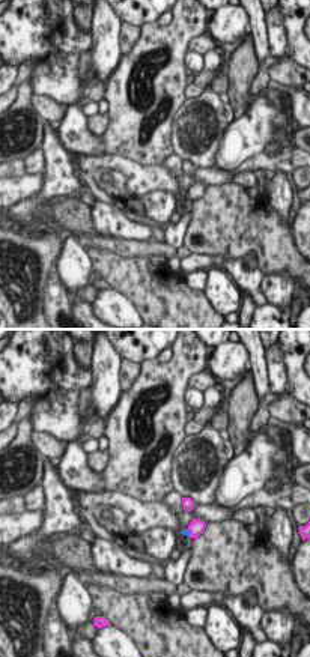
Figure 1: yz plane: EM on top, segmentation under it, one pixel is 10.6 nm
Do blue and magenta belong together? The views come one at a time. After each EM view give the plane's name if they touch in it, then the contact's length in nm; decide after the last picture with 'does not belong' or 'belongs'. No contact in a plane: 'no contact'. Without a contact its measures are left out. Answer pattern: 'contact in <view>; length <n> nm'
contact in yz; length 100 nm

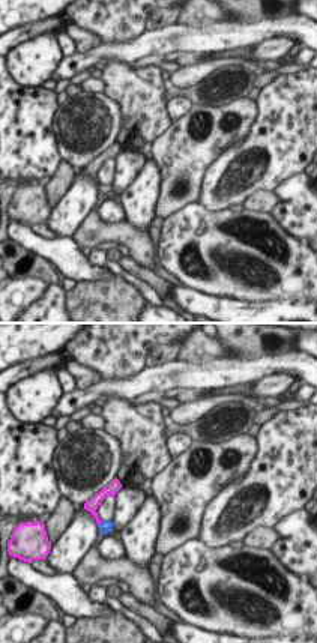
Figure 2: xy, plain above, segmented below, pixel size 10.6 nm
contact in xy; length 60 nm

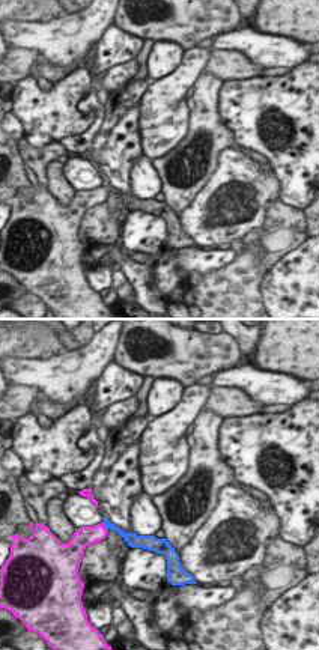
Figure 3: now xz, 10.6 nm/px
contact in xz; length 110 nm

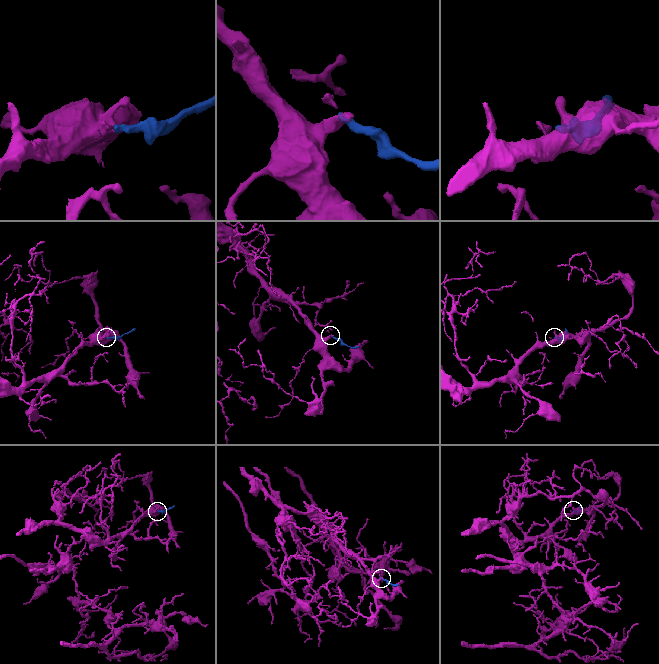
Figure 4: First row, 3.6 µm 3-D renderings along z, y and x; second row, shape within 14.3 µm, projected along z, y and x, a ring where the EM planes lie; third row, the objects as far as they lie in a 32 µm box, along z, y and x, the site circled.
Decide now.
belongs

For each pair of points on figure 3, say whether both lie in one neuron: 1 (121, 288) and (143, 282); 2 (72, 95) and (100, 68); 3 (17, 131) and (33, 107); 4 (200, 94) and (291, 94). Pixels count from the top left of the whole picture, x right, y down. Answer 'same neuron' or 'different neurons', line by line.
1: different neurons
2: different neurons
3: different neurons
4: different neurons

